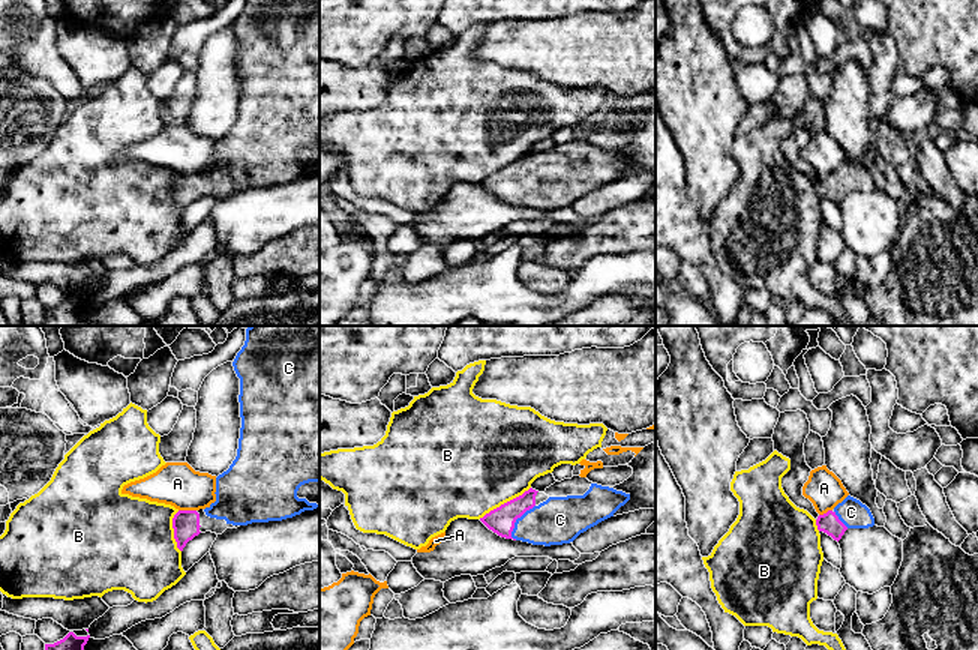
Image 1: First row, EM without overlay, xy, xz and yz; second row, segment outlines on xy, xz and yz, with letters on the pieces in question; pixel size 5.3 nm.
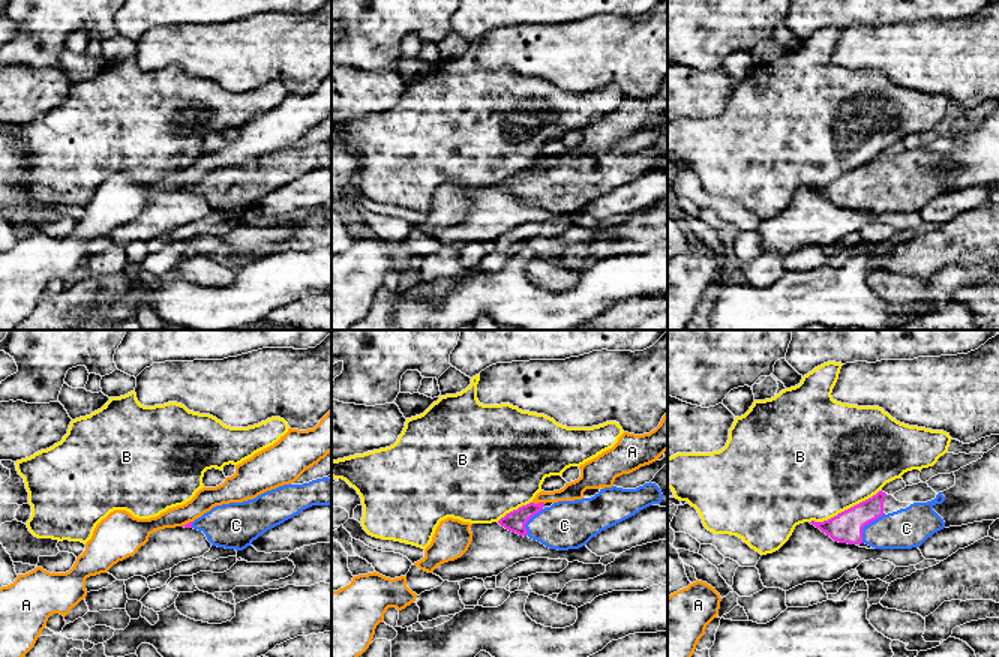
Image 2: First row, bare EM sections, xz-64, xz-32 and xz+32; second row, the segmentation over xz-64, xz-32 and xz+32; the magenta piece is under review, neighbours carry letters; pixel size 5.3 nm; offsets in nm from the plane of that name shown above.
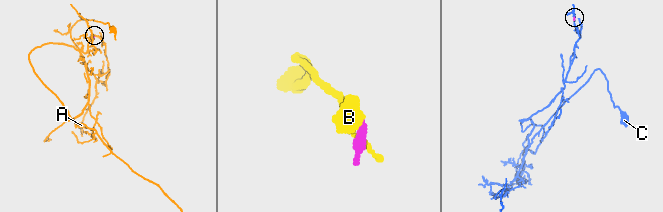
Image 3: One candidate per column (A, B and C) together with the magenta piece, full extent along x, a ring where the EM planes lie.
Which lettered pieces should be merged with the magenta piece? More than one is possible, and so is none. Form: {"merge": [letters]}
{"merge": ["C"]}

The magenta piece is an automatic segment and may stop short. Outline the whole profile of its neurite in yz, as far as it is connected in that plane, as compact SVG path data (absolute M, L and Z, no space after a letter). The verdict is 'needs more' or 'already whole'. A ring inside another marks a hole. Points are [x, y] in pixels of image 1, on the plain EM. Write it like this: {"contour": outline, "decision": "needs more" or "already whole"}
{"contour": "M848 159L832 174L819 179L816 189L819 195L826 197L838 206L848 192L873 191L874 182L866 168Z", "decision": "needs more"}

